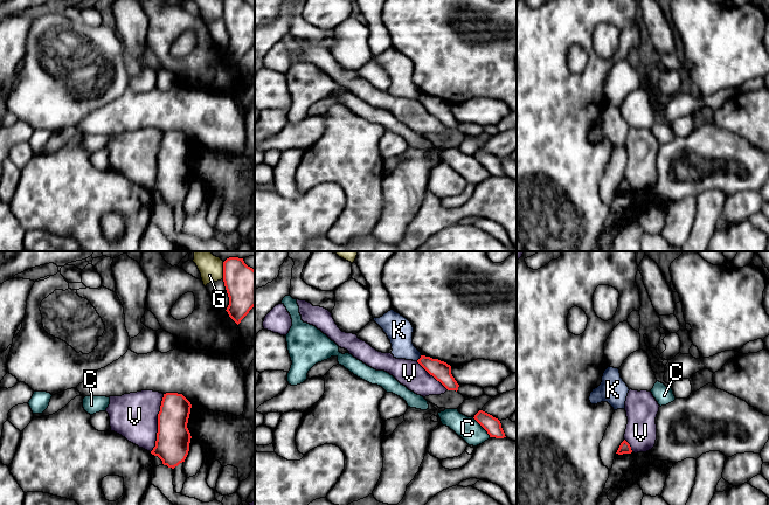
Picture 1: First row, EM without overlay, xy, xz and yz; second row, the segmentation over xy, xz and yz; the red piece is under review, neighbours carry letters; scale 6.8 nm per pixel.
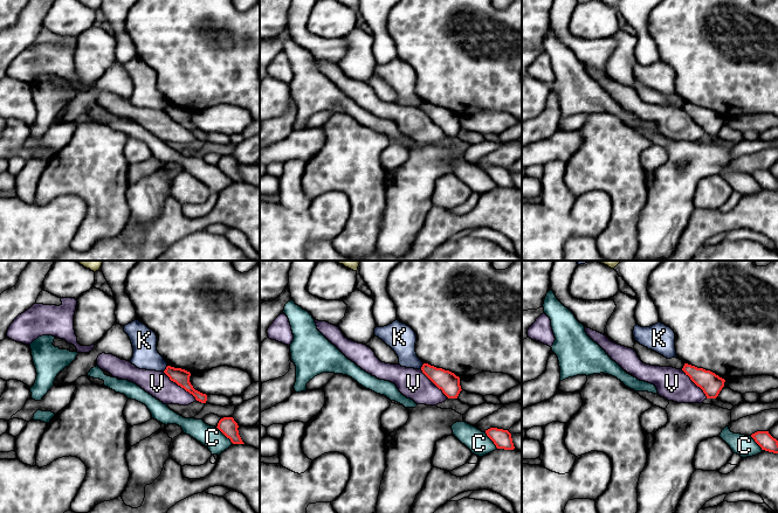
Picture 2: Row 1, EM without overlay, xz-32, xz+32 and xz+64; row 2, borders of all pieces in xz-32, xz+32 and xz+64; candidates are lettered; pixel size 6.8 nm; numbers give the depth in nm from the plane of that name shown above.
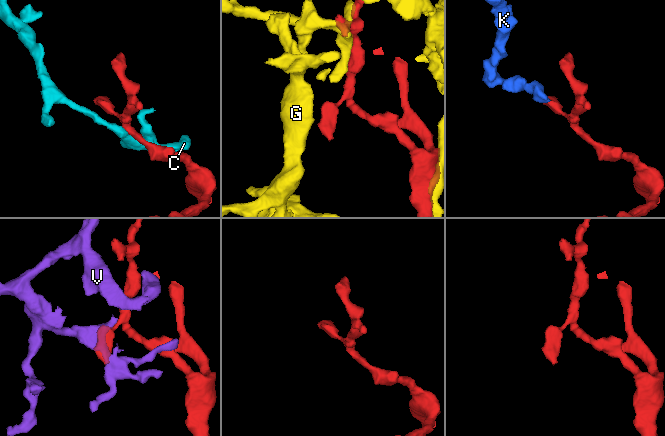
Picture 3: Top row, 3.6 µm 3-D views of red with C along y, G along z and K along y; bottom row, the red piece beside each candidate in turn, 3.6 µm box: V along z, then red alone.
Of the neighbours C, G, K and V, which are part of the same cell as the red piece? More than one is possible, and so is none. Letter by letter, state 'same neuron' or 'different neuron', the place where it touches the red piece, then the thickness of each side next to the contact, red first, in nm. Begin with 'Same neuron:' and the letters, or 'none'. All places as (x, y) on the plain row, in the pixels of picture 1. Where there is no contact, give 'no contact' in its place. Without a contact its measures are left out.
Same neuron: none
C: different neuron; contact xz (482, 164); calibres 110 and 160 nm
G: different neuron; contact xy (223, 8); calibres 280 and 140 nm
K: different neuron; contact xz (420, 96); calibres 140 and 190 nm
V: different neuron; contact xy (158, 161); calibres 240 and 320 nm

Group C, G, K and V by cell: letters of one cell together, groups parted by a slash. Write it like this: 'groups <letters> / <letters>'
groups C / G / K / V

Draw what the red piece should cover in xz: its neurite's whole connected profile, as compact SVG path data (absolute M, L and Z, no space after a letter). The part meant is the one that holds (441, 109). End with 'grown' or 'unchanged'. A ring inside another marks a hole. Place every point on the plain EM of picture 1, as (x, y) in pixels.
M421 94L417 101L448 129L458 129L459 123L451 112L451 104L438 97Z; unchanged

